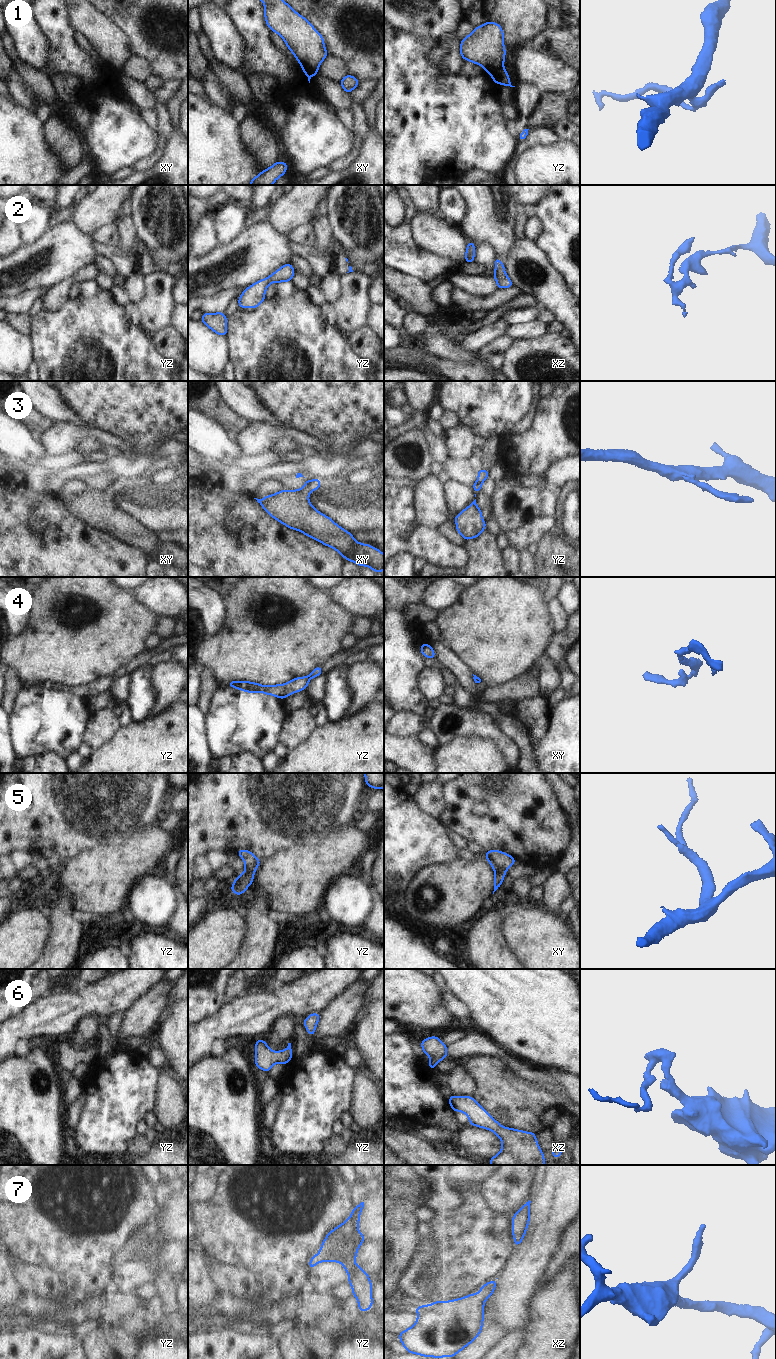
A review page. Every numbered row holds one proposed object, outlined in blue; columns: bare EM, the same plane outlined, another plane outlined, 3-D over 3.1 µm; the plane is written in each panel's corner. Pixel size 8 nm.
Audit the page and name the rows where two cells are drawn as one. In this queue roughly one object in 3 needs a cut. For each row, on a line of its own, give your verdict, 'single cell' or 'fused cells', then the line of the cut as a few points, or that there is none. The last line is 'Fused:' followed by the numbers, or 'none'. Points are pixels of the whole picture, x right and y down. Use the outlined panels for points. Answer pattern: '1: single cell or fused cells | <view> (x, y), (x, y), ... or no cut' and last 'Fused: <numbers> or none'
1: fused cells | yz (502, 68), (493, 77)
2: single cell | no cut
3: fused cells | yz (476, 481), (480, 485)
4: single cell | no cut
5: single cell | no cut
6: single cell | no cut
7: single cell | no cut
Fused: 1, 3

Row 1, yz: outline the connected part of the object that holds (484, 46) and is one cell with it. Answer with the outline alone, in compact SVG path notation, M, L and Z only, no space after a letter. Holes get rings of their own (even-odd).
M486 21L461 40L460 54L465 61L478 64L491 77L504 68L506 49L504 33L496 22Z

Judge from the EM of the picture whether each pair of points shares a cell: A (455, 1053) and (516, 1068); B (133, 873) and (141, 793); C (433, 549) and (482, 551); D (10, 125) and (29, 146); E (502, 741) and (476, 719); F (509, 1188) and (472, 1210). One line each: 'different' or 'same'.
A: same
B: different
C: different
D: same
E: same
F: different

